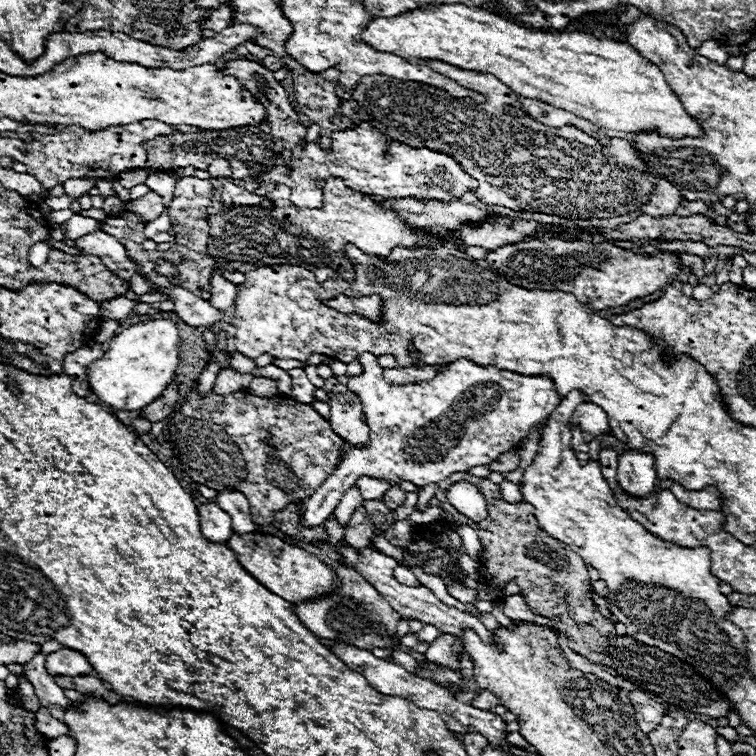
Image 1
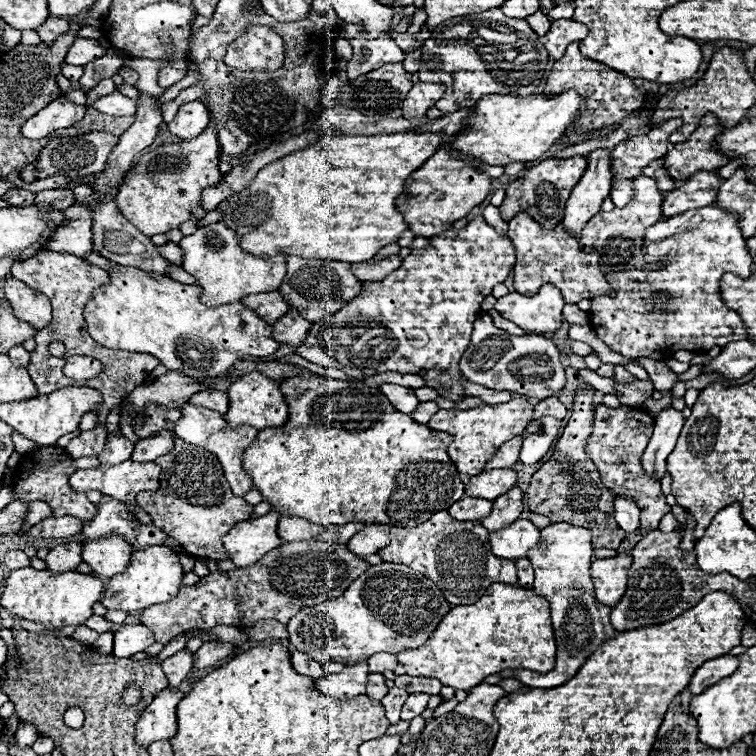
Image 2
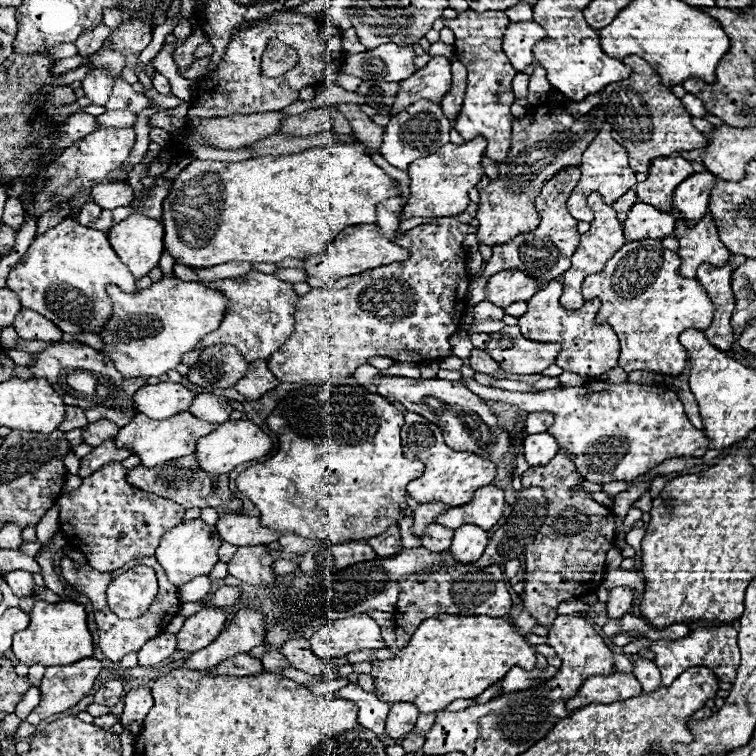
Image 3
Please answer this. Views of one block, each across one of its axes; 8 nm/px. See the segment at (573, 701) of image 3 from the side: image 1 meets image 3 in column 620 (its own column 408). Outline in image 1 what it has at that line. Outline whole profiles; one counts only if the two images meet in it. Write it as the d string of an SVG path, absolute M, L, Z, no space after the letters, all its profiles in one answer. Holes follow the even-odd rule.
M334 644L332 646L332 652L342 660L346 662L346 666L350 666L352 670L358 670L364 674L366 680L370 680L370 686L374 686L378 692L382 694L394 694L394 696L402 696L402 698L410 698L410 702L414 702L416 706L422 706L426 710L436 710L442 720L446 722L446 726L452 730L452 732L460 732L460 734L466 734L466 732L480 732L488 738L488 742L496 748L496 746L504 746L504 734L506 734L506 722L498 716L498 714L492 714L488 710L480 710L480 708L474 708L470 704L464 704L464 702L458 702L450 692L448 688L428 680L428 678L420 678L420 676L414 676L410 674L408 670L404 670L402 666L394 664L394 662L388 662L388 660L382 660L382 658L376 658L370 650L360 650L360 648L354 648L354 646L344 646L344 644Z

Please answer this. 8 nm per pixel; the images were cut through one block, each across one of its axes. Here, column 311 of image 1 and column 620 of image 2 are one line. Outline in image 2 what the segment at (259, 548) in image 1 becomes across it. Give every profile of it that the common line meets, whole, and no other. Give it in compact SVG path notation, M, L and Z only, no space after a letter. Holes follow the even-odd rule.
M622 552L614 558L594 560L592 562L592 580L596 598L606 606L616 606L626 592L628 570L630 570L630 552Z

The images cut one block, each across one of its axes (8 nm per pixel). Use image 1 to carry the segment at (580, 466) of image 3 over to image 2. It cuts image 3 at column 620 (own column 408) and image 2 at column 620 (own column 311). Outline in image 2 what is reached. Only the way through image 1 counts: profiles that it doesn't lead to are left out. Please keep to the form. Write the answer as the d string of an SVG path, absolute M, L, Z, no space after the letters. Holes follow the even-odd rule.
M616 496L614 516L616 516L616 522L622 530L626 530L628 534L638 532L638 528L640 528L640 508L630 498Z

